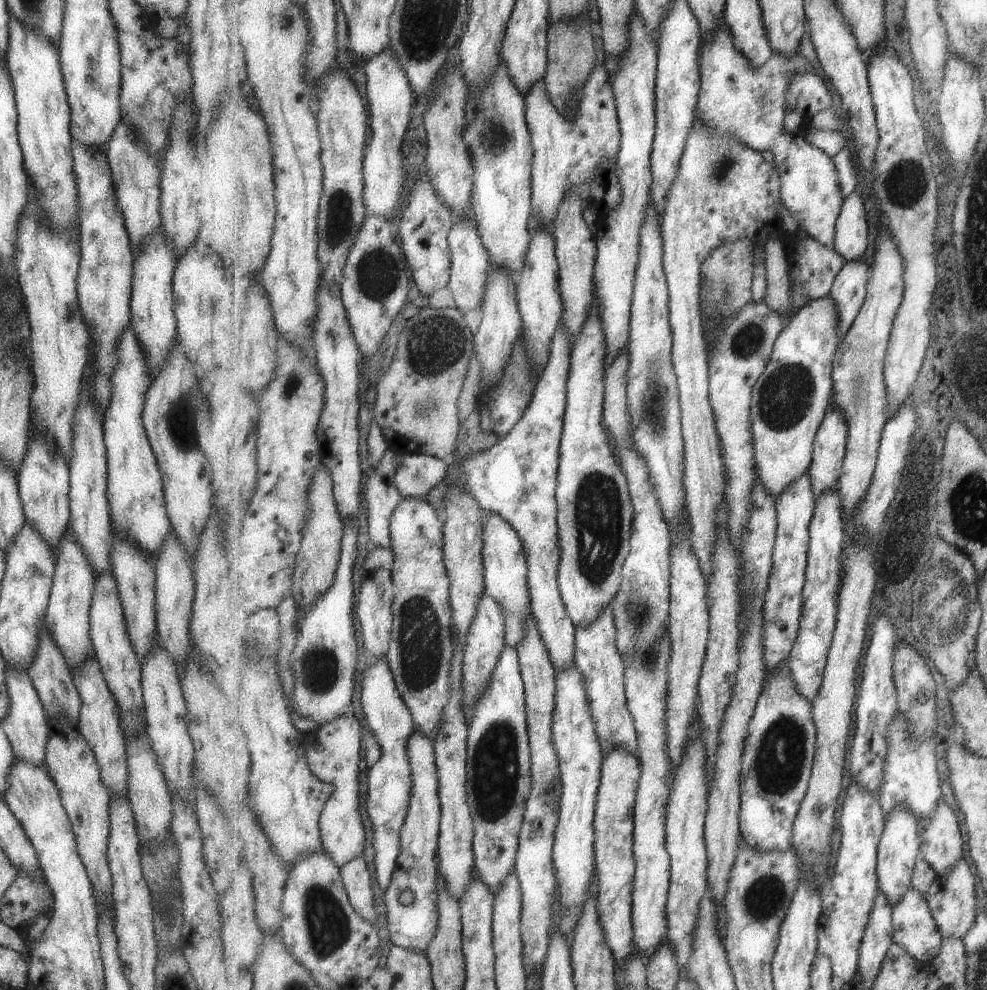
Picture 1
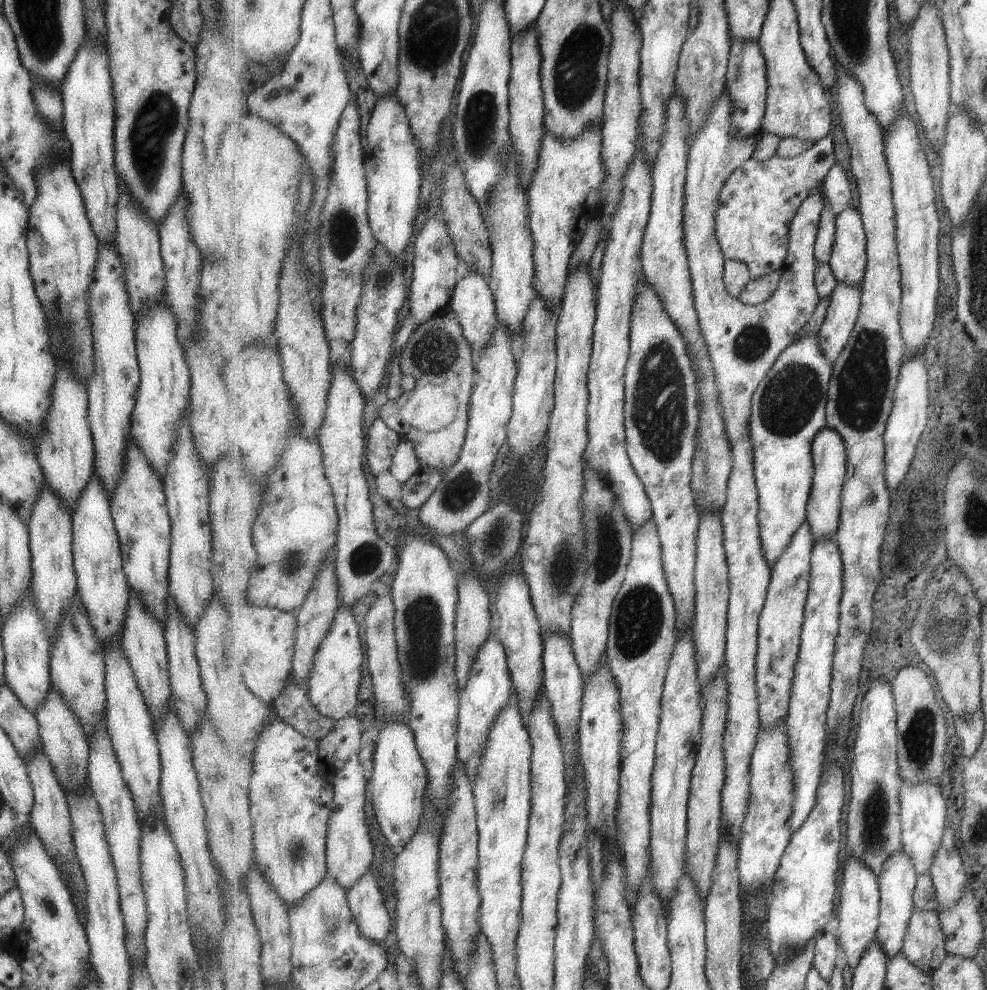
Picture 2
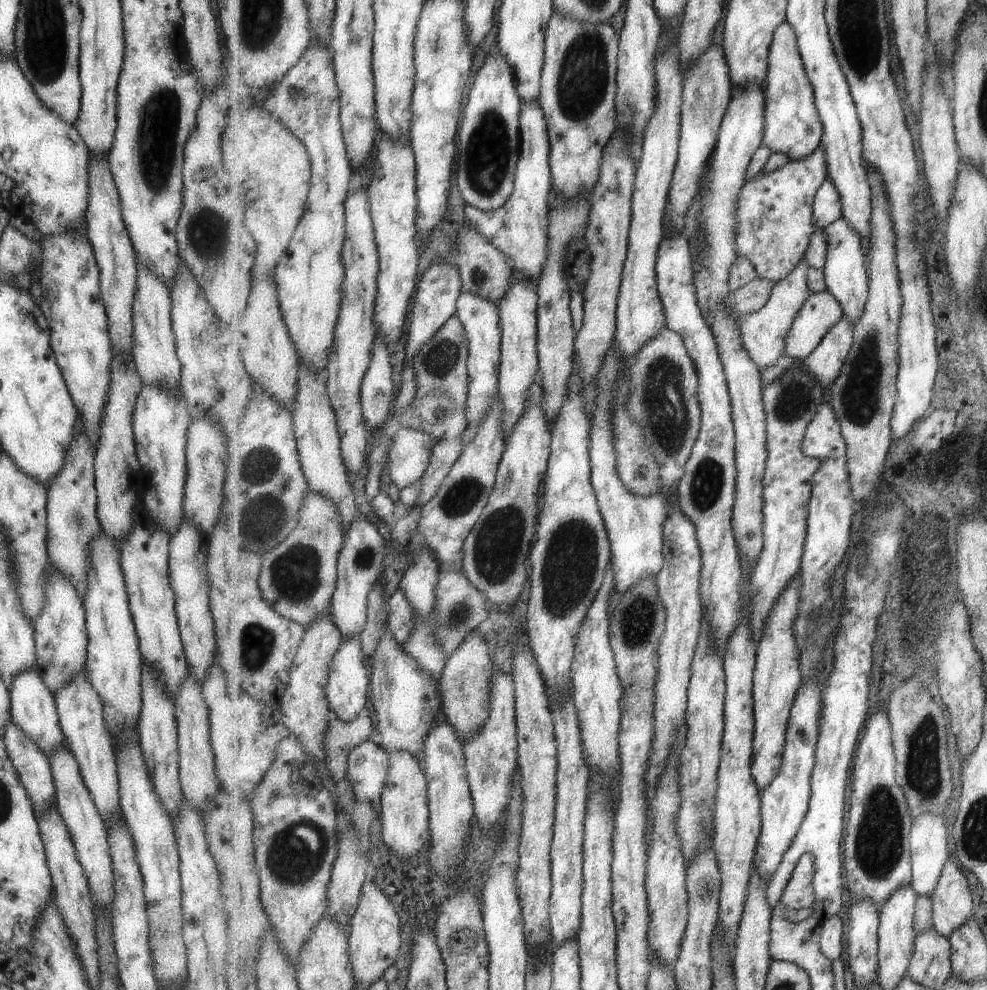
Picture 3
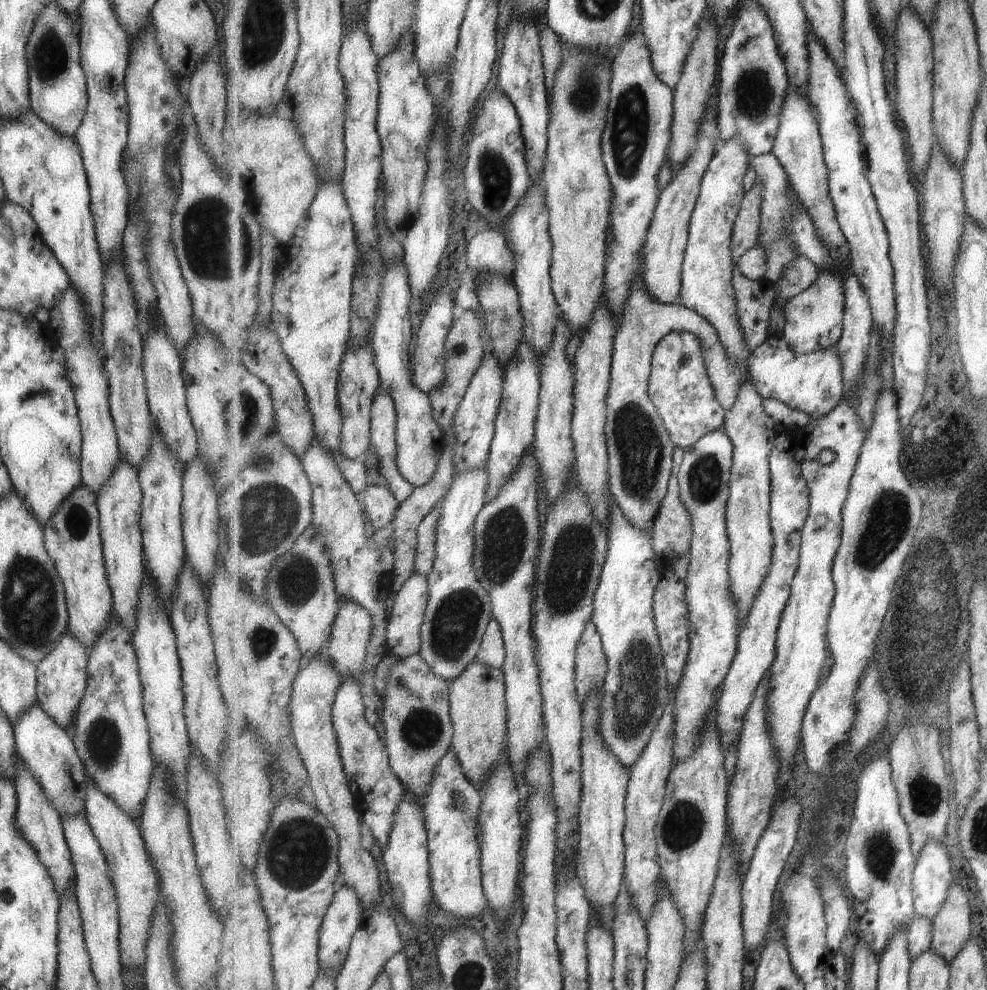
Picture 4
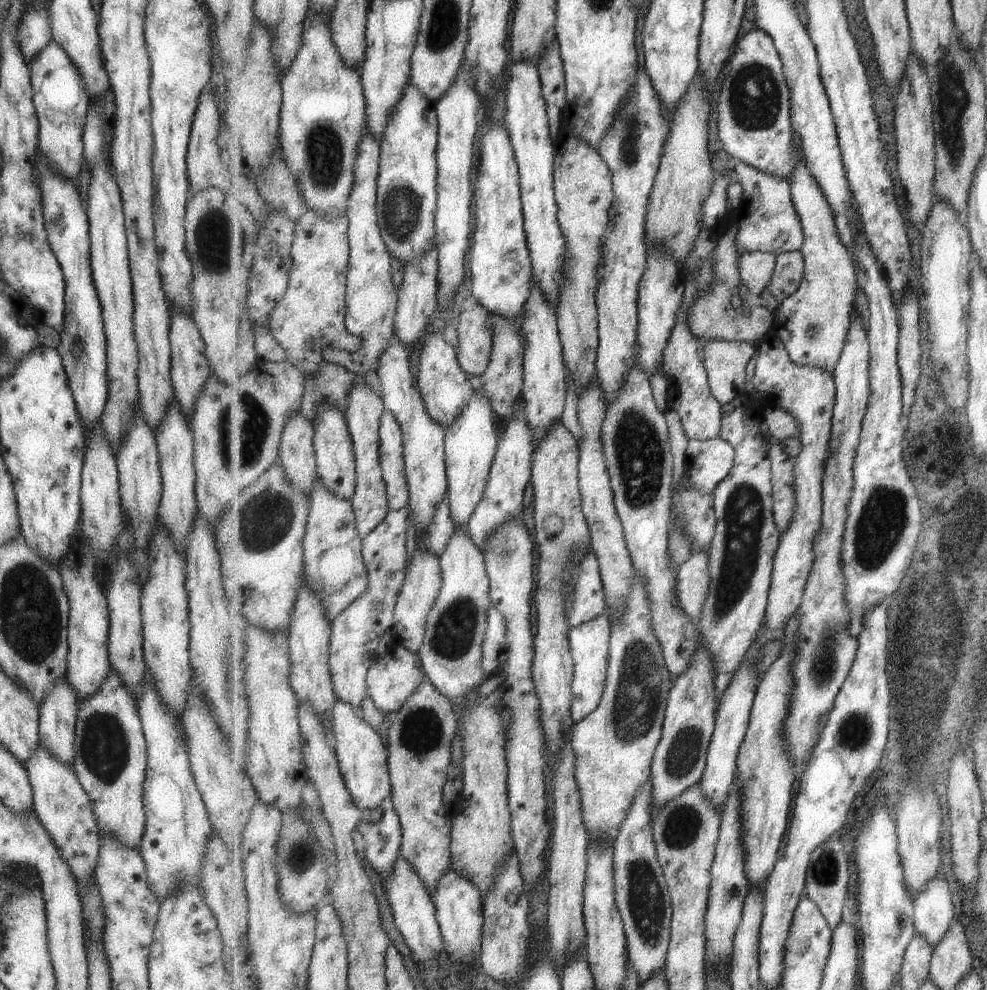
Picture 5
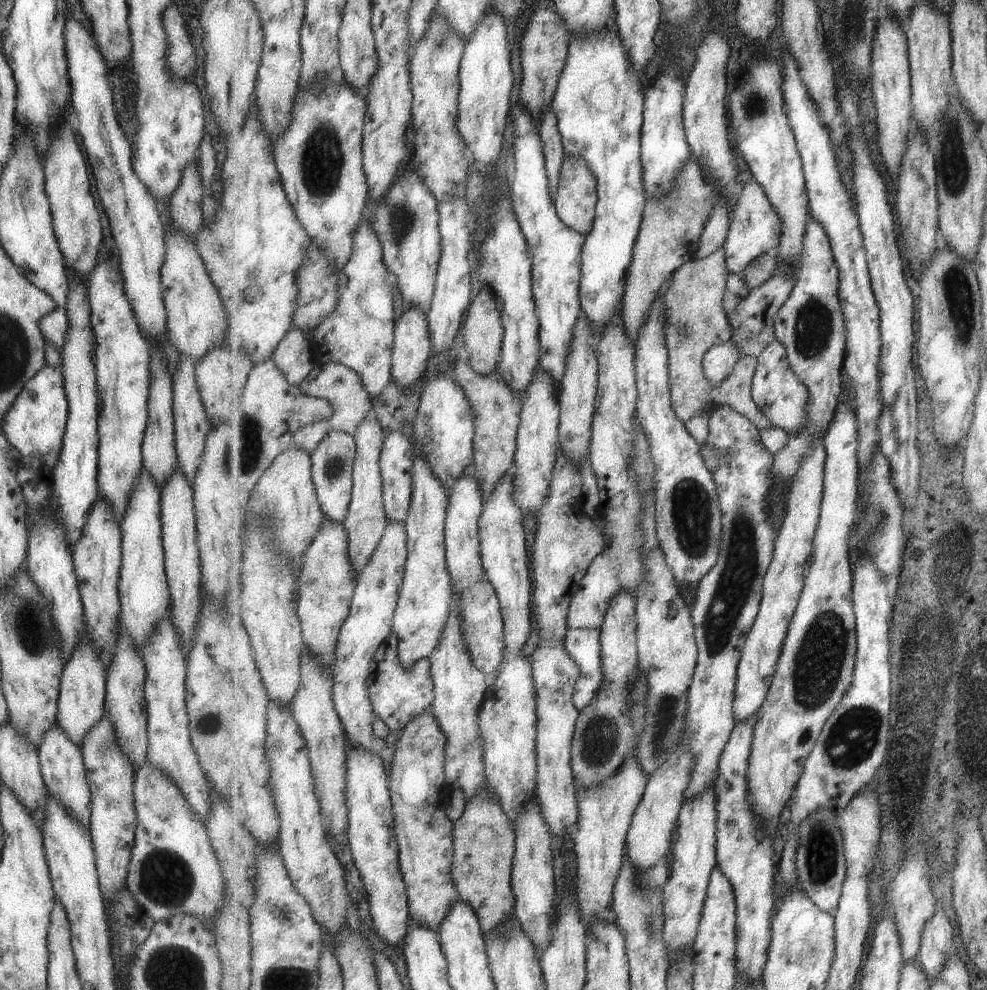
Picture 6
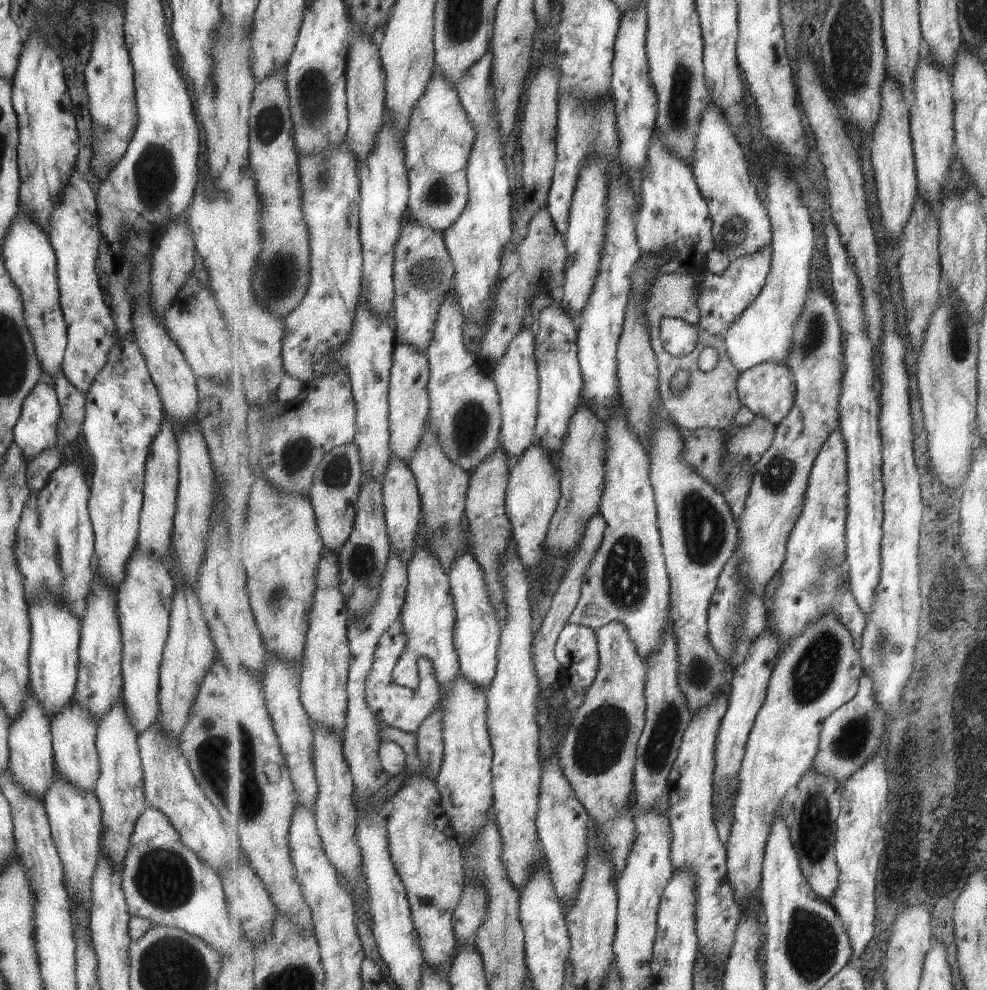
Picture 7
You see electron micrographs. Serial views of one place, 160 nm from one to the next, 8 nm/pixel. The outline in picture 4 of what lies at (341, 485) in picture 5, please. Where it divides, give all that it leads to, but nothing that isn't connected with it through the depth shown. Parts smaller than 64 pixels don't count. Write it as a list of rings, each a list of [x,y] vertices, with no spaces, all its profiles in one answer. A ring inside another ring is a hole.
[[[323,177],[317,196],[309,207],[308,213],[301,219],[300,226],[291,242],[285,247],[287,268],[279,270],[279,280],[274,284],[274,305],[272,308],[272,328],[280,336],[285,354],[292,362],[296,373],[308,396],[309,406],[314,418],[315,439],[336,457],[337,466],[348,480],[349,486],[358,495],[369,486],[367,468],[362,460],[350,459],[342,451],[342,424],[344,416],[338,399],[340,368],[351,340],[352,288],[358,263],[356,229],[344,195],[341,177]]]

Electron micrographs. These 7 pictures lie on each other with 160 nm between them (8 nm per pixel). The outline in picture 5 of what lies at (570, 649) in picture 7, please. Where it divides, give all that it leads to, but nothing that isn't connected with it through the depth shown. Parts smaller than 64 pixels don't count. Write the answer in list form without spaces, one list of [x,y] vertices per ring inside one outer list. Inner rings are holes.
[[[607,614],[582,624],[570,627],[568,634],[572,657],[576,665],[574,681],[572,684],[572,718],[575,723],[593,715],[600,707],[602,696],[608,679],[610,640],[612,639],[612,626]]]

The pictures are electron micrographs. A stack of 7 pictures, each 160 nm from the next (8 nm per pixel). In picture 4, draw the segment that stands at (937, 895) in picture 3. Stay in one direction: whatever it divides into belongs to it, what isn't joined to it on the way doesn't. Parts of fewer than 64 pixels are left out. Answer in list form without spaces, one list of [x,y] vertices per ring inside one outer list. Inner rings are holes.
[[[952,884],[947,902],[933,920],[932,949],[950,964],[965,948],[971,936],[971,912],[965,890]]]

